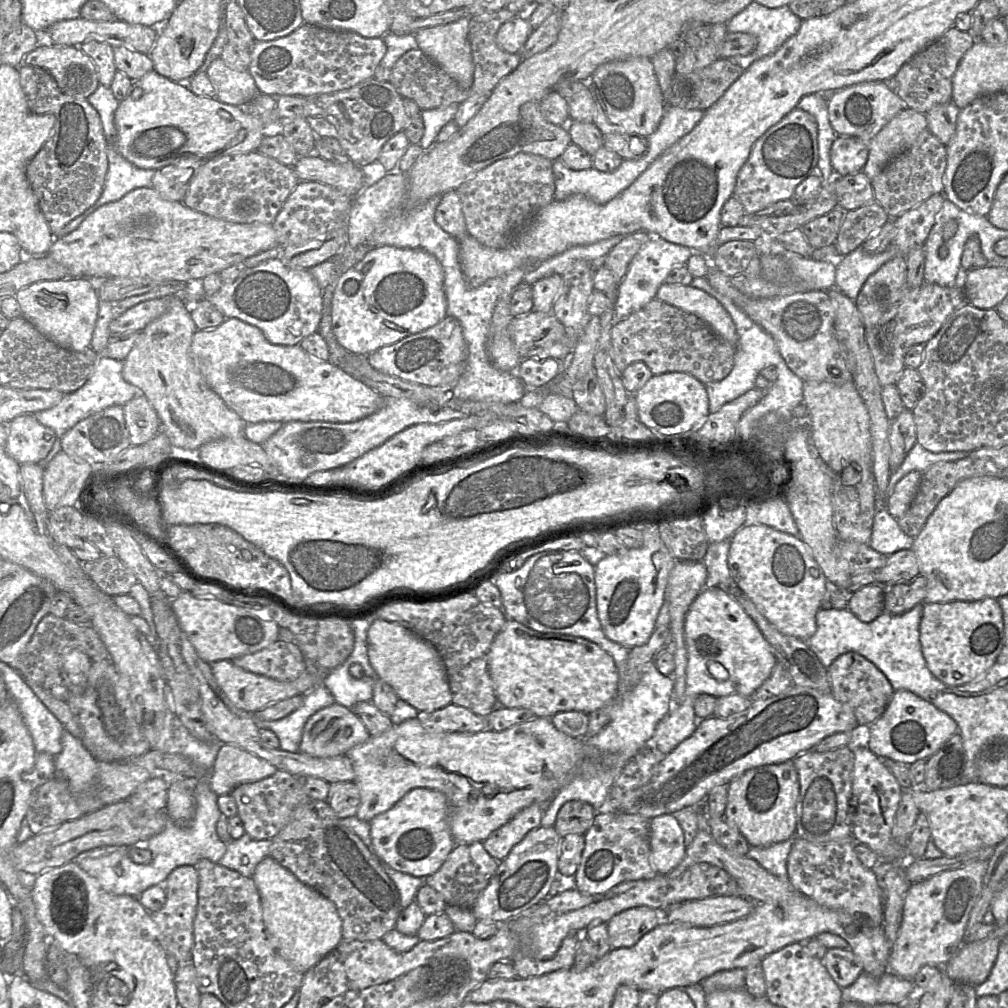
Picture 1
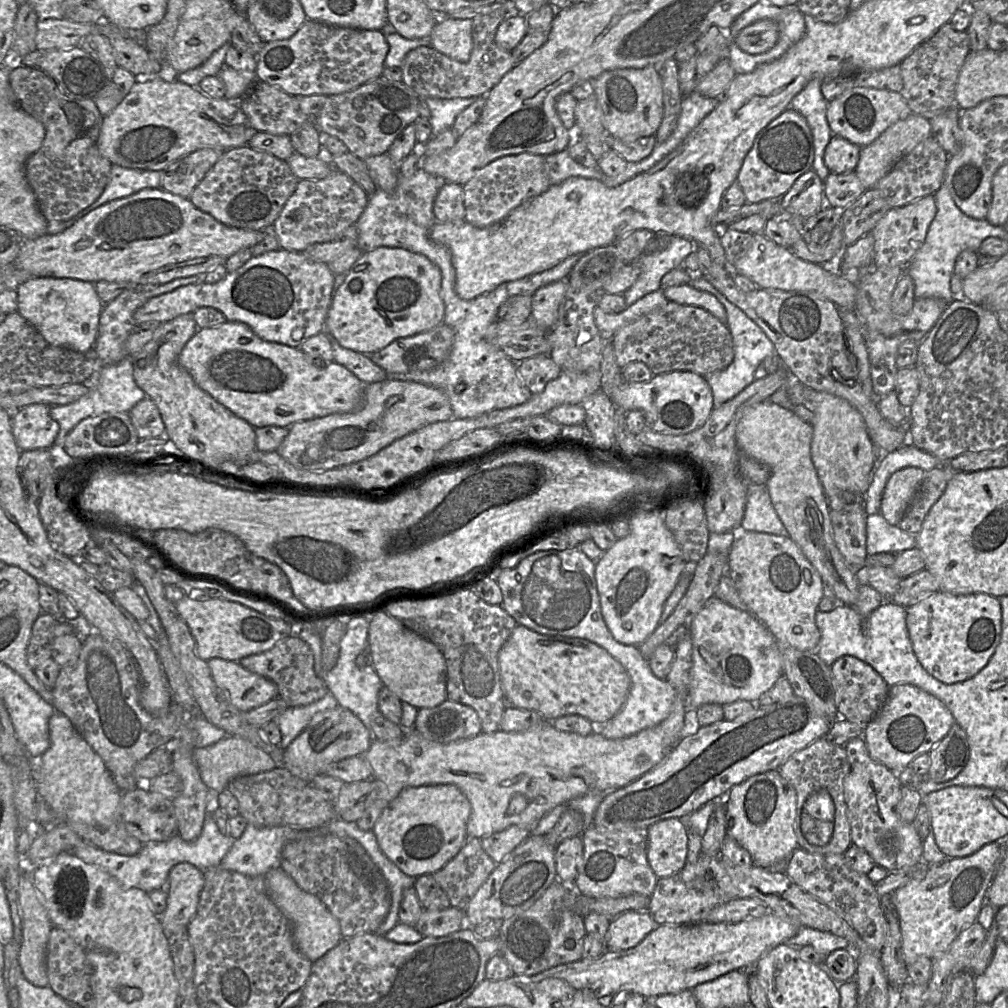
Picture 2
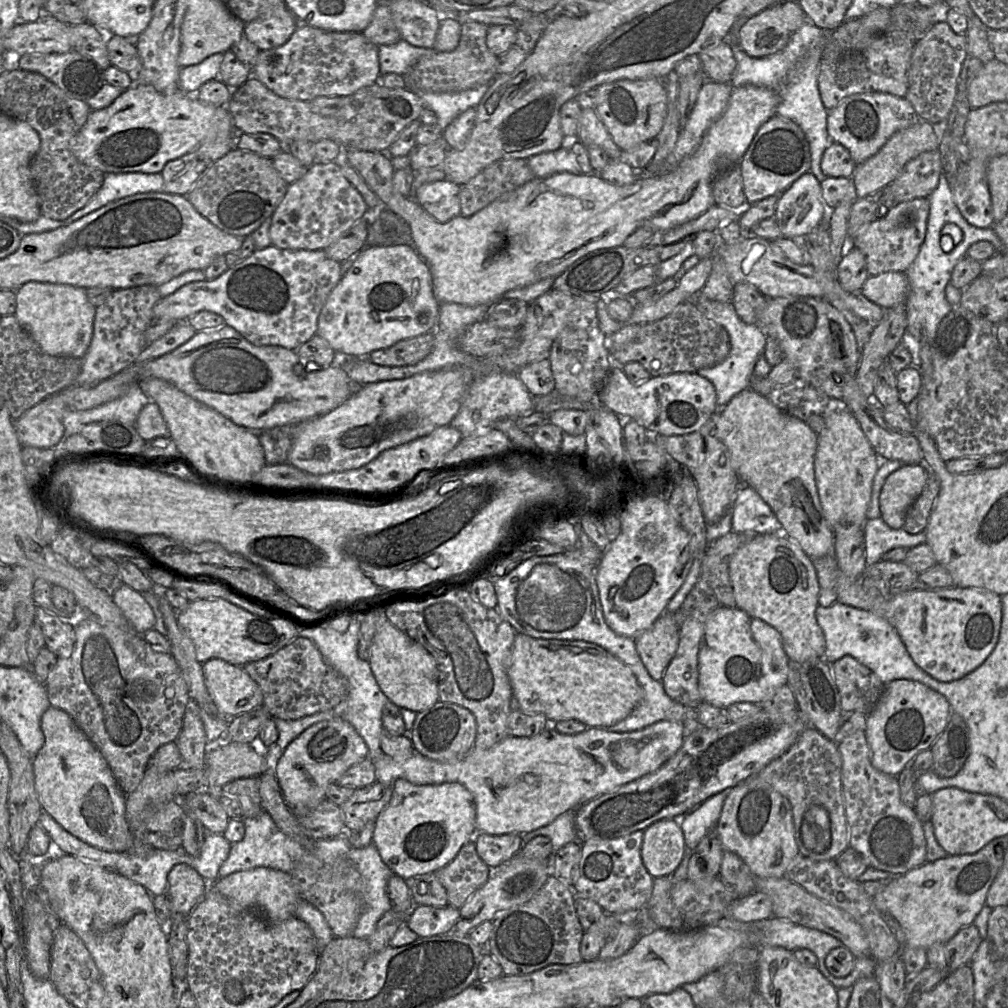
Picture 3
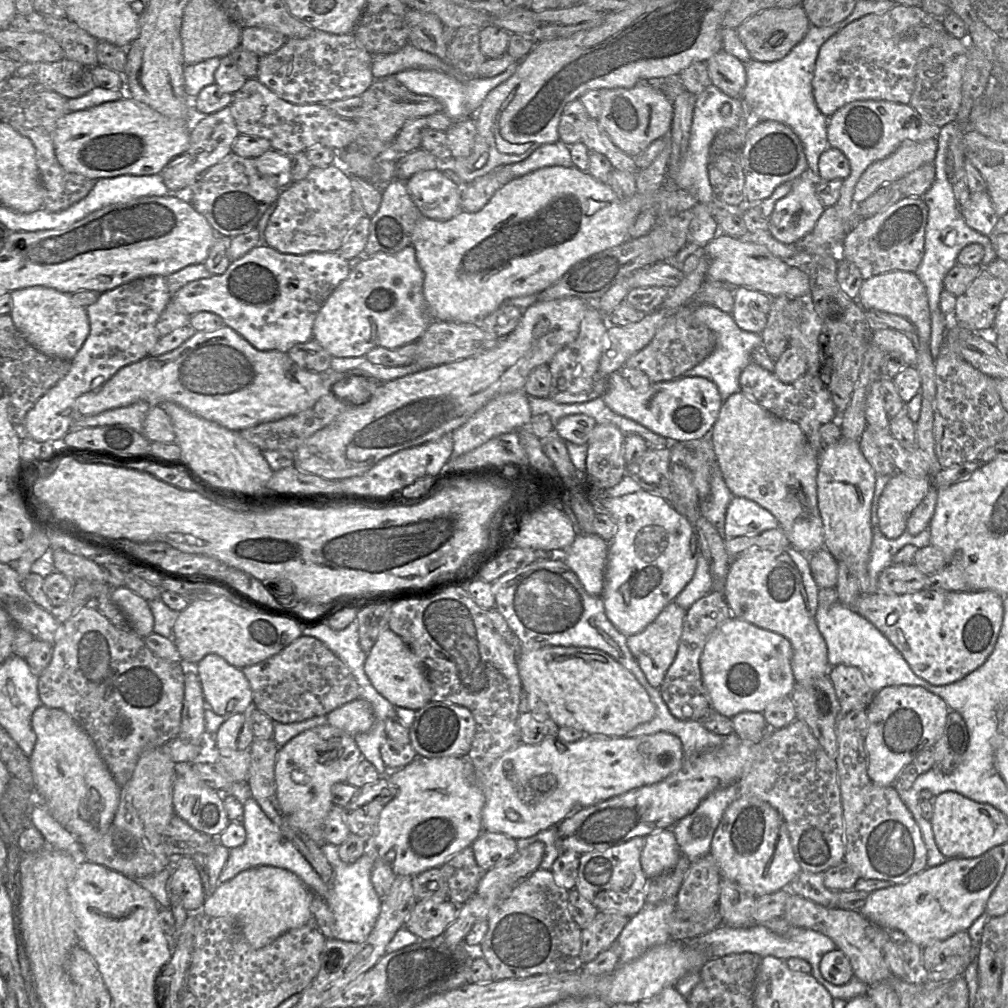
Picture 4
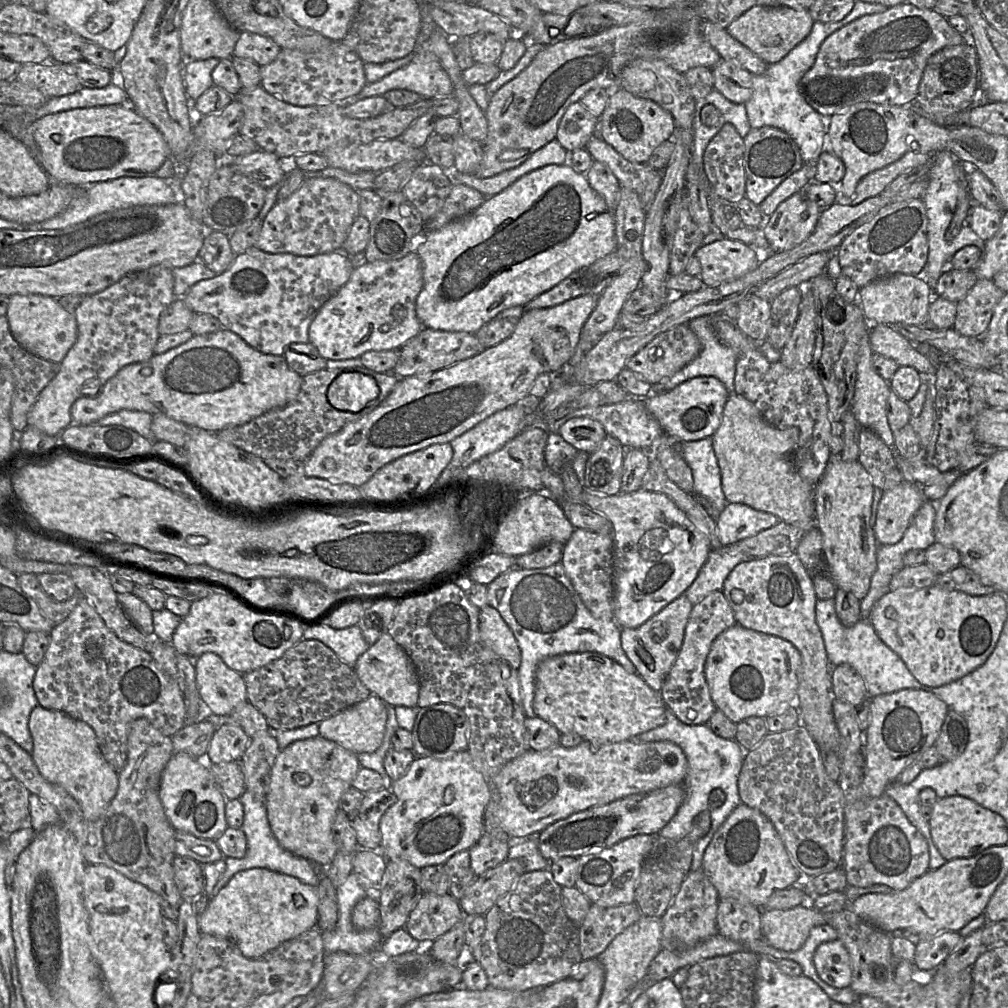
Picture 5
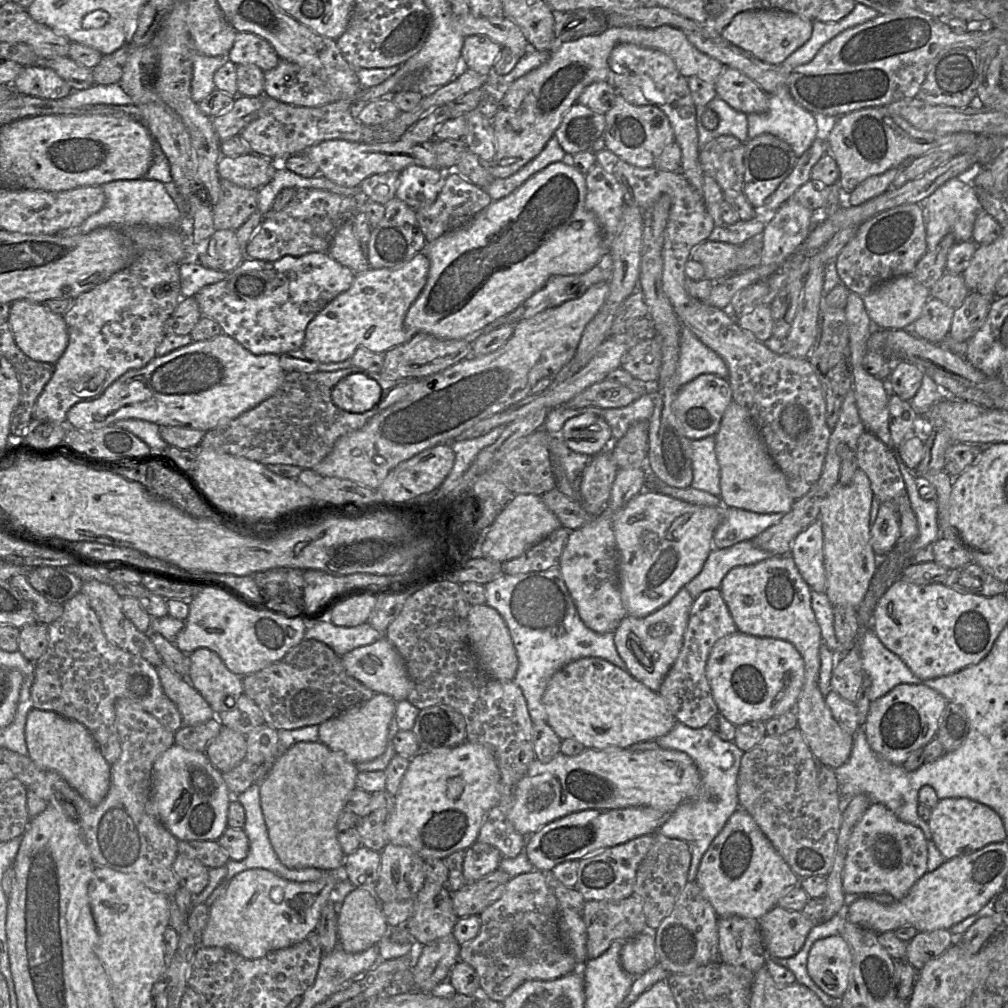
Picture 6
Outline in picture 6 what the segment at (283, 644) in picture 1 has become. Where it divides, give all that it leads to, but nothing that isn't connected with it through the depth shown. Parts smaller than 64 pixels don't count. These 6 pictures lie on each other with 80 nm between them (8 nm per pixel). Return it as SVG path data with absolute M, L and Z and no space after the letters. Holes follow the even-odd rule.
M304 639L298 645L296 645L291 650L289 650L281 660L279 660L279 661L273 663L272 665L269 665L257 672L254 672L252 674L244 676L242 678L242 680L243 680L244 693L249 698L251 698L254 701L254 703L259 707L259 709L261 710L262 715L264 717L265 723L276 730L291 730L291 729L302 728L304 726L320 725L321 723L331 719L332 717L336 716L337 714L349 709L350 707L370 700L376 694L374 691L367 688L365 685L363 685L357 679L350 676L347 673L347 671L343 665L341 657L338 656L325 643L317 641L317 640Z

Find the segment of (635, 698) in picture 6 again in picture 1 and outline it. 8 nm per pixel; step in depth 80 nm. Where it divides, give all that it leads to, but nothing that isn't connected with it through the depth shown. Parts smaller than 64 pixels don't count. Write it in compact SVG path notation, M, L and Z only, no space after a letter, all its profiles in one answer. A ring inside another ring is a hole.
M506 619L493 639L487 664L496 701L508 708L529 709L537 717L551 718L558 712L573 710L589 714L607 704L617 693L619 673L614 659L596 643L572 635L541 633L512 619Z

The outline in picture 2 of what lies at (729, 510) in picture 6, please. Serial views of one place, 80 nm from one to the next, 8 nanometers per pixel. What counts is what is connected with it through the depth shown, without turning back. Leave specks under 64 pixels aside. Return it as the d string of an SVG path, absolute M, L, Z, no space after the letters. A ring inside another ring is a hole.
M748 483L745 511L740 527L747 531L788 535L773 507L766 485Z

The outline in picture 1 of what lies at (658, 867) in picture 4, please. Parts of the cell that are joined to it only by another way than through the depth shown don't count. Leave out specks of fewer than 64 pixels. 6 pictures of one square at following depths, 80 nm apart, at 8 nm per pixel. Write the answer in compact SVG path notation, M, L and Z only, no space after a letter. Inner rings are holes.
M664 814L650 822L650 863L657 874L667 874L685 856L684 832L673 814Z

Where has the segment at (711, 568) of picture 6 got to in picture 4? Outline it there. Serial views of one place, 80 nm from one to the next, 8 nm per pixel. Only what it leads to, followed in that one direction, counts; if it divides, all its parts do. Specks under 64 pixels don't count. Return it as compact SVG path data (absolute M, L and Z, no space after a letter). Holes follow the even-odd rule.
M701 556L697 561L695 572L691 580L673 602L687 611L696 601L713 590L713 580L709 564L707 560Z

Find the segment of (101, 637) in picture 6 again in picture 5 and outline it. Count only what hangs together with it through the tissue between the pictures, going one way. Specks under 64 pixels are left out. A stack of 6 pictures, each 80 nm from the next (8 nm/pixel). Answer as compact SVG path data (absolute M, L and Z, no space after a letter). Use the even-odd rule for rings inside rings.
M84 596L63 622L54 625L49 635L49 647L36 667L33 680L38 705L62 711L87 723L95 732L102 755L116 772L120 771L127 761L127 737L132 721L146 718L162 734L171 738L185 725L185 700L177 675L168 676L158 668L149 652L119 639Z

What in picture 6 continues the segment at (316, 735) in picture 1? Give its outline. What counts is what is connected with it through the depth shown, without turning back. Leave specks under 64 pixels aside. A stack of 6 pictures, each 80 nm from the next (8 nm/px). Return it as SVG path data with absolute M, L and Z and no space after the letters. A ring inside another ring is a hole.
M320 741L298 742L282 750L266 777L259 783L260 804L269 840L282 864L290 869L341 870L343 877L346 855L338 841L337 821L344 811L349 794L356 788L357 774L353 762Z

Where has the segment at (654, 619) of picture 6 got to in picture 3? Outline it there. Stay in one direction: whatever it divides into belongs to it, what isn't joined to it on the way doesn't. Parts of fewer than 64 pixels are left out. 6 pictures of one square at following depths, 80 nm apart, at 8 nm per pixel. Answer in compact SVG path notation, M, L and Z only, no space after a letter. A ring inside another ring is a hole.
M664 612L648 629L634 637L636 651L649 675L656 681L662 680L663 674L678 647L680 625L675 621L673 613Z

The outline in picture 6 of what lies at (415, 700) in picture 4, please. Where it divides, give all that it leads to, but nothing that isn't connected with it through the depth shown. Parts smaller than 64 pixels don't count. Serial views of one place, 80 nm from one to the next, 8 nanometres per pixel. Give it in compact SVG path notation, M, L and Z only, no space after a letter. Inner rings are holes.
M386 637L373 644L355 648L343 655L341 659L347 673L375 693L389 695L396 702L400 702L407 700L412 691L412 682L404 660Z

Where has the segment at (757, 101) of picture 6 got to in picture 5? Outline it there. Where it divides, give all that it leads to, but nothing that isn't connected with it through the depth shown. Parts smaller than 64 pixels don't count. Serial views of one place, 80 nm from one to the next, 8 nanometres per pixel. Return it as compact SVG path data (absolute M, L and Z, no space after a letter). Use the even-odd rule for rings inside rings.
M721 59L712 69L714 89L729 101L745 104L753 94L753 74L732 60Z

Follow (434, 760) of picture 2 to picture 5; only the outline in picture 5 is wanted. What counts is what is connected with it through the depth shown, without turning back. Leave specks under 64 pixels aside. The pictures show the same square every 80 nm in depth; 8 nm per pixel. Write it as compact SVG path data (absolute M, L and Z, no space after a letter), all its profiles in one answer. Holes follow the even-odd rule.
M583 740L579 745L565 748L557 745L543 751L526 750L507 762L493 778L497 792L496 817L510 838L540 833L554 822L593 806L608 804L632 794L648 793L670 785L683 784L688 761L683 750L669 741L593 744Z

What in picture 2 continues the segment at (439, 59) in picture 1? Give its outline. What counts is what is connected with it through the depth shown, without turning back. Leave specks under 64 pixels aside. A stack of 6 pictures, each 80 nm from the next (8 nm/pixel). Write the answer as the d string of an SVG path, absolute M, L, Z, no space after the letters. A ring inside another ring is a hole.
M437 17L428 44L459 62L467 62L472 50L472 20Z

